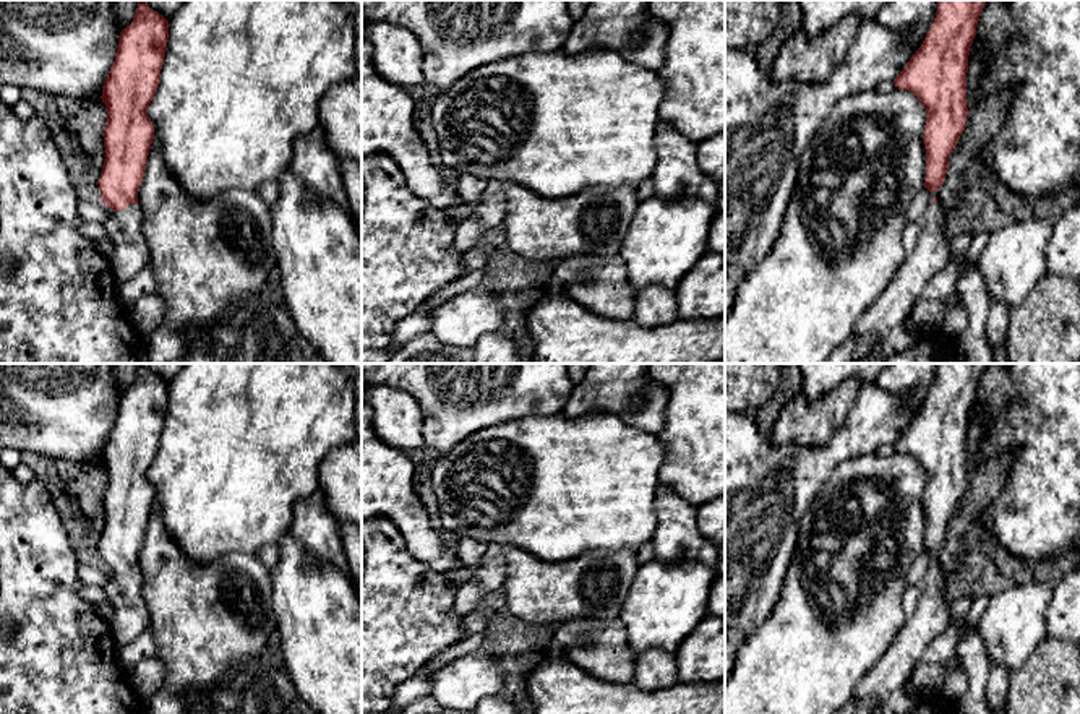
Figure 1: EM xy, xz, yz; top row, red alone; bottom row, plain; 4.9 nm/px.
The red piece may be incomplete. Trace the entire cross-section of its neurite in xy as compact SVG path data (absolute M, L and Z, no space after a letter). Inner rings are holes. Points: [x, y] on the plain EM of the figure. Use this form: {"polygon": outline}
{"polygon": "M138 363L131 388L118 399L115 425L102 449L105 523L97 548L102 566L112 573L102 589L114 605L110 625L118 647L149 631L138 553L154 503L148 471L159 451L167 406L169 385Z"}

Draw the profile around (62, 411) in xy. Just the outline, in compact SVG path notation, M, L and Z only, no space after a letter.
M0 363L0 449L101 462L115 425L115 363Z

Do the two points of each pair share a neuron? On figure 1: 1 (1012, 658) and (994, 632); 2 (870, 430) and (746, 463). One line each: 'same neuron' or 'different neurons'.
1: same neuron
2: same neuron

